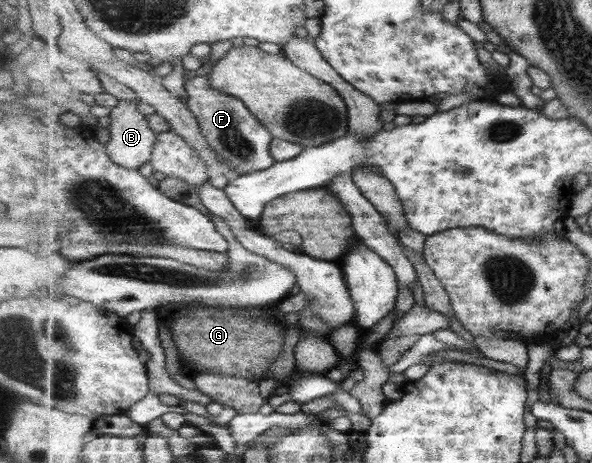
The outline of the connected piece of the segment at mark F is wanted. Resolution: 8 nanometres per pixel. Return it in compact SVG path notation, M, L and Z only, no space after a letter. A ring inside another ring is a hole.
M207 75L187 77L185 88L189 96L187 99L189 109L198 120L201 133L220 158L243 173L269 169L276 162L270 151L270 145L274 140L272 133L257 120L241 99L213 89Z

